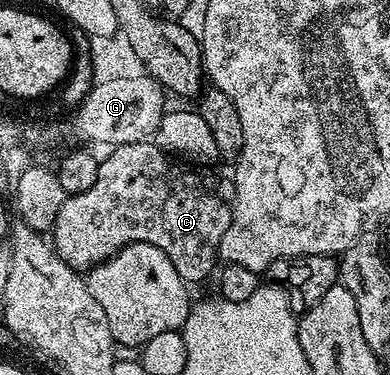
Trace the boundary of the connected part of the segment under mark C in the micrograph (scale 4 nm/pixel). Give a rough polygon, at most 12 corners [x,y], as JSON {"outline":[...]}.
{"outline":[[149,139],[112,148],[51,232],[85,273],[132,243],[205,280],[232,178]]}

